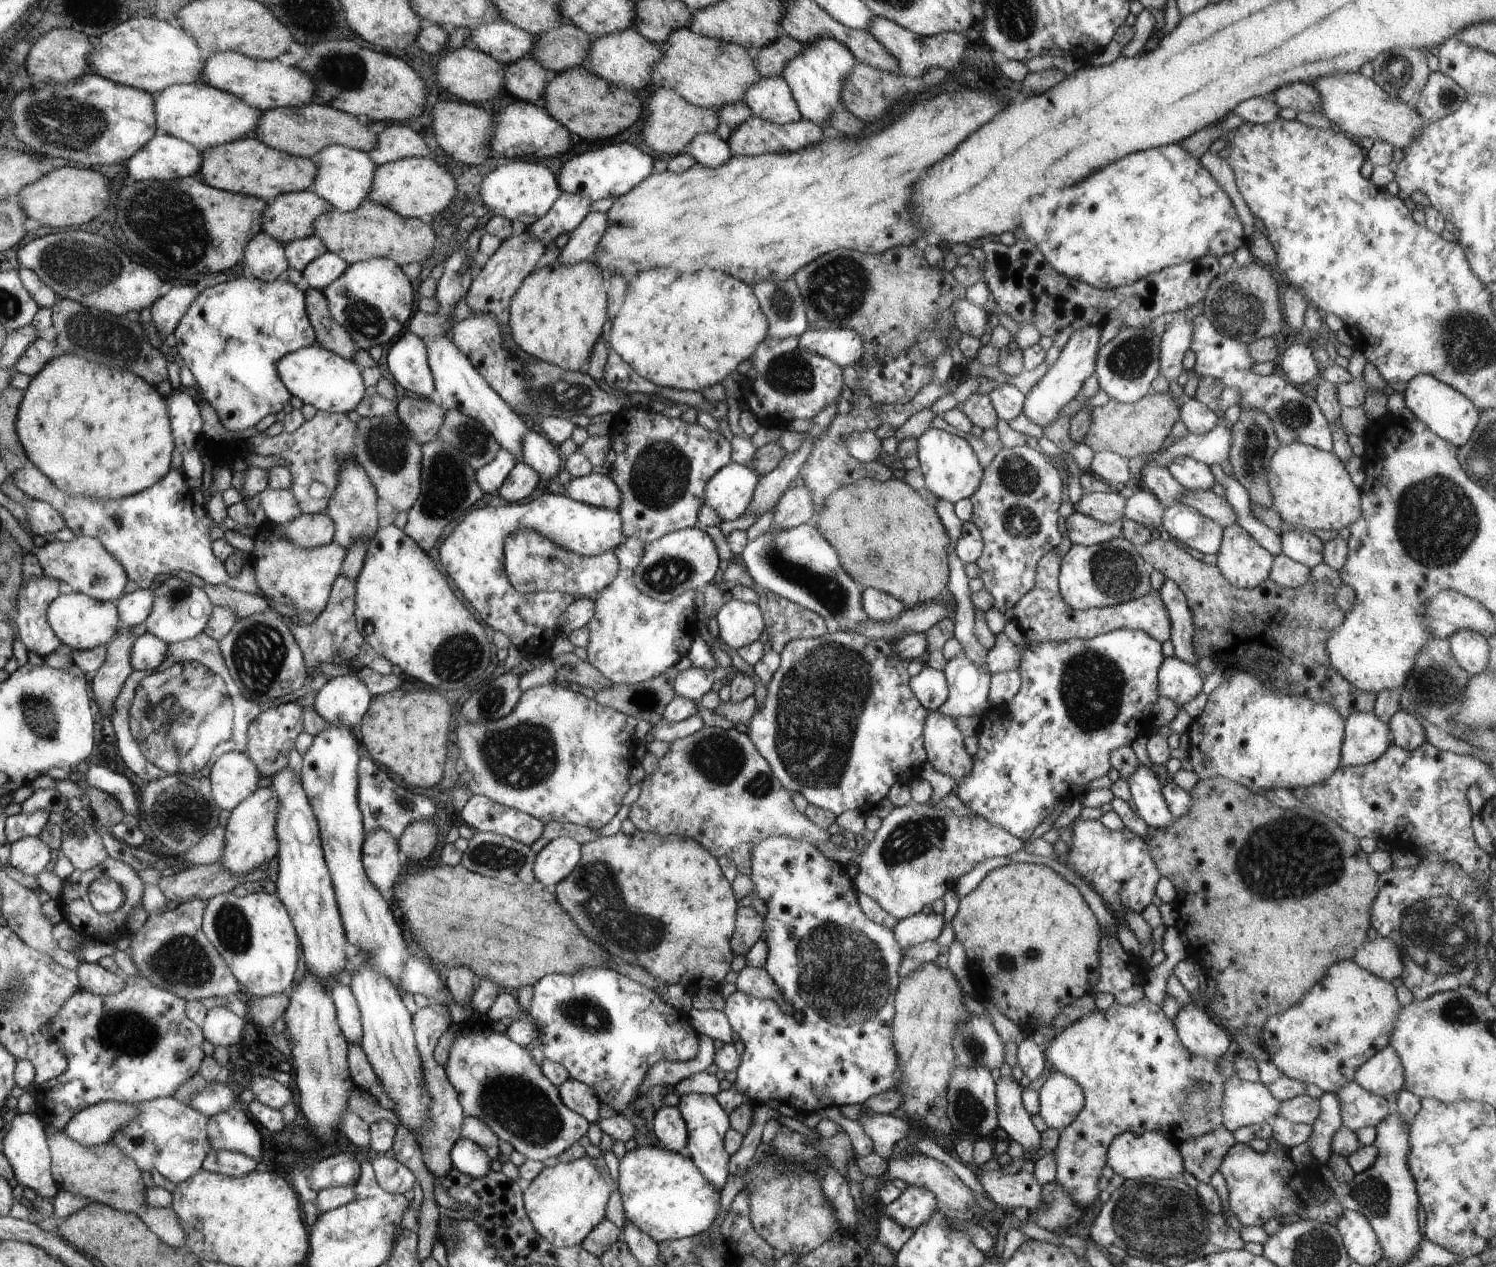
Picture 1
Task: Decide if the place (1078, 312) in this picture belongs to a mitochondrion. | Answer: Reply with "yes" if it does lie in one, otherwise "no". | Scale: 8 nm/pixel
no

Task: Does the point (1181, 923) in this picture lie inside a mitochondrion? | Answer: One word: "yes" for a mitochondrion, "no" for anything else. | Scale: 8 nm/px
no

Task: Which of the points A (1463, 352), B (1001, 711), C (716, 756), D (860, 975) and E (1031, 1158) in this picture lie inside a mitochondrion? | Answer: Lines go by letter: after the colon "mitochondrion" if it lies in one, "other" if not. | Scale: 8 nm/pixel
A: mitochondrion
B: other
C: mitochondrion
D: mitochondrion
E: other

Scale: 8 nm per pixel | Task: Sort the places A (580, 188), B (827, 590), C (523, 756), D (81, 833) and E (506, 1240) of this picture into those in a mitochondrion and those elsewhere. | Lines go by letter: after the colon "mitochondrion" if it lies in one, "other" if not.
A: other
B: mitochondrion
C: mitochondrion
D: mitochondrion
E: other

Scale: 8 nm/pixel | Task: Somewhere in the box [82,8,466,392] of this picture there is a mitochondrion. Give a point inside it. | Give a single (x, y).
(190, 230)

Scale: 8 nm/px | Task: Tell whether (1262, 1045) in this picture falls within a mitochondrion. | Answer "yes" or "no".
no

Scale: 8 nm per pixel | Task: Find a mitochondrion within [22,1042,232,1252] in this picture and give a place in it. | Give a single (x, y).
(134, 1140)

